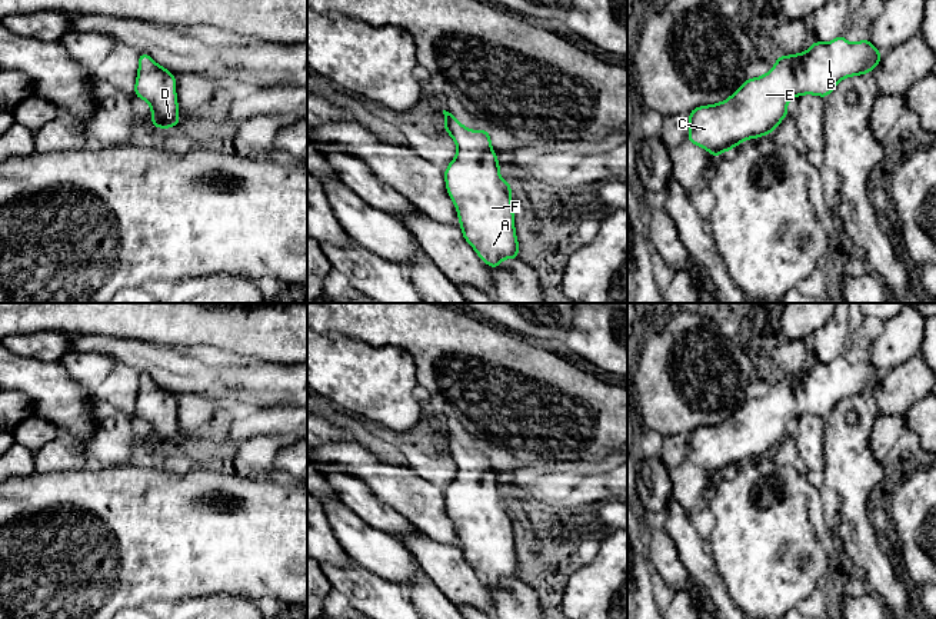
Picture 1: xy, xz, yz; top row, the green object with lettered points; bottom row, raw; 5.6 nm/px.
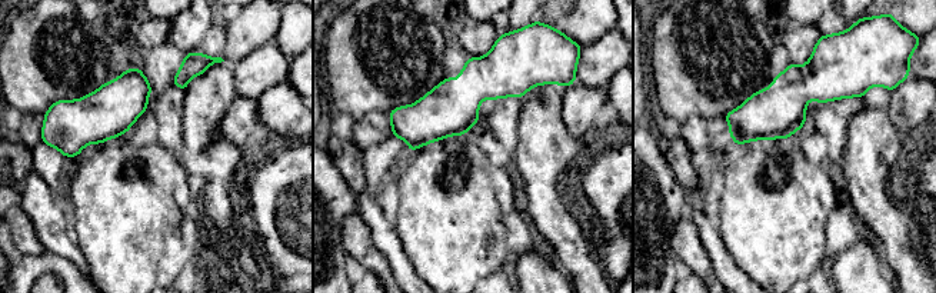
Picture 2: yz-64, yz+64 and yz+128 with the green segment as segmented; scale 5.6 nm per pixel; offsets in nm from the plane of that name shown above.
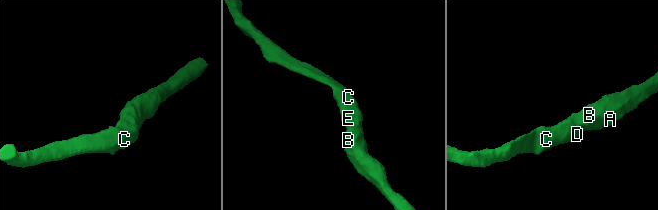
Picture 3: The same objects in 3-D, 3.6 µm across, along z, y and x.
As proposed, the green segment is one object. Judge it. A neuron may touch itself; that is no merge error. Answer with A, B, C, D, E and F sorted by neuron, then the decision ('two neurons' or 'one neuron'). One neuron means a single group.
A B C D E F; one neuron

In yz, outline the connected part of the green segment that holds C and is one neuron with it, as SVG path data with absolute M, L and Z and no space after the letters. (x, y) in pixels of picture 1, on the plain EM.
M845 356L829 363L813 362L807 372L776 376L775 387L762 397L747 399L727 420L710 426L699 426L689 433L687 460L706 469L715 479L747 459L770 455L787 436L787 422L800 415L827 417L835 406L850 396L872 393L883 375L869 359L850 365Z

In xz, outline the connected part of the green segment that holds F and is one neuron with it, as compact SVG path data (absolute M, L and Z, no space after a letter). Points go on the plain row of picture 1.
M443 430L443 435L444 452L457 466L454 479L444 490L447 513L456 526L463 558L486 585L497 589L503 579L519 578L512 505L500 497L500 482L493 472L489 450L469 450L452 433Z

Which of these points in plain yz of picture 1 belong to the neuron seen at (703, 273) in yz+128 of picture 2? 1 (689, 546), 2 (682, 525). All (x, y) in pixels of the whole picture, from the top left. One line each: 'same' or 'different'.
1: different
2: different

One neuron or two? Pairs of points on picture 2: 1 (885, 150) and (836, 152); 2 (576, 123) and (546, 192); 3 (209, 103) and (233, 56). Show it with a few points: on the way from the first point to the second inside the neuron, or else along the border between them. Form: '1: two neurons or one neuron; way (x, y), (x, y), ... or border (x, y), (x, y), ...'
1: two neurons; border (850, 119), (846, 127), (845, 155), (840, 163)
2: two neurons; border (560, 103), (566, 129), (588, 142)
3: two neurons; border (225, 60), (233, 65)

